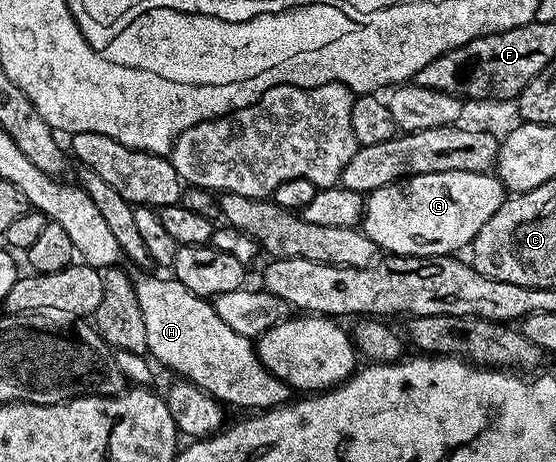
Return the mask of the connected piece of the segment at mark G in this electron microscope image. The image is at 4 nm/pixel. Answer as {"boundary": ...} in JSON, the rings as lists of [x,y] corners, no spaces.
{"boundary":[[[422,173],[369,191],[364,201],[362,230],[388,255],[451,255],[467,248],[473,237],[498,213],[506,188],[495,174]]]}

